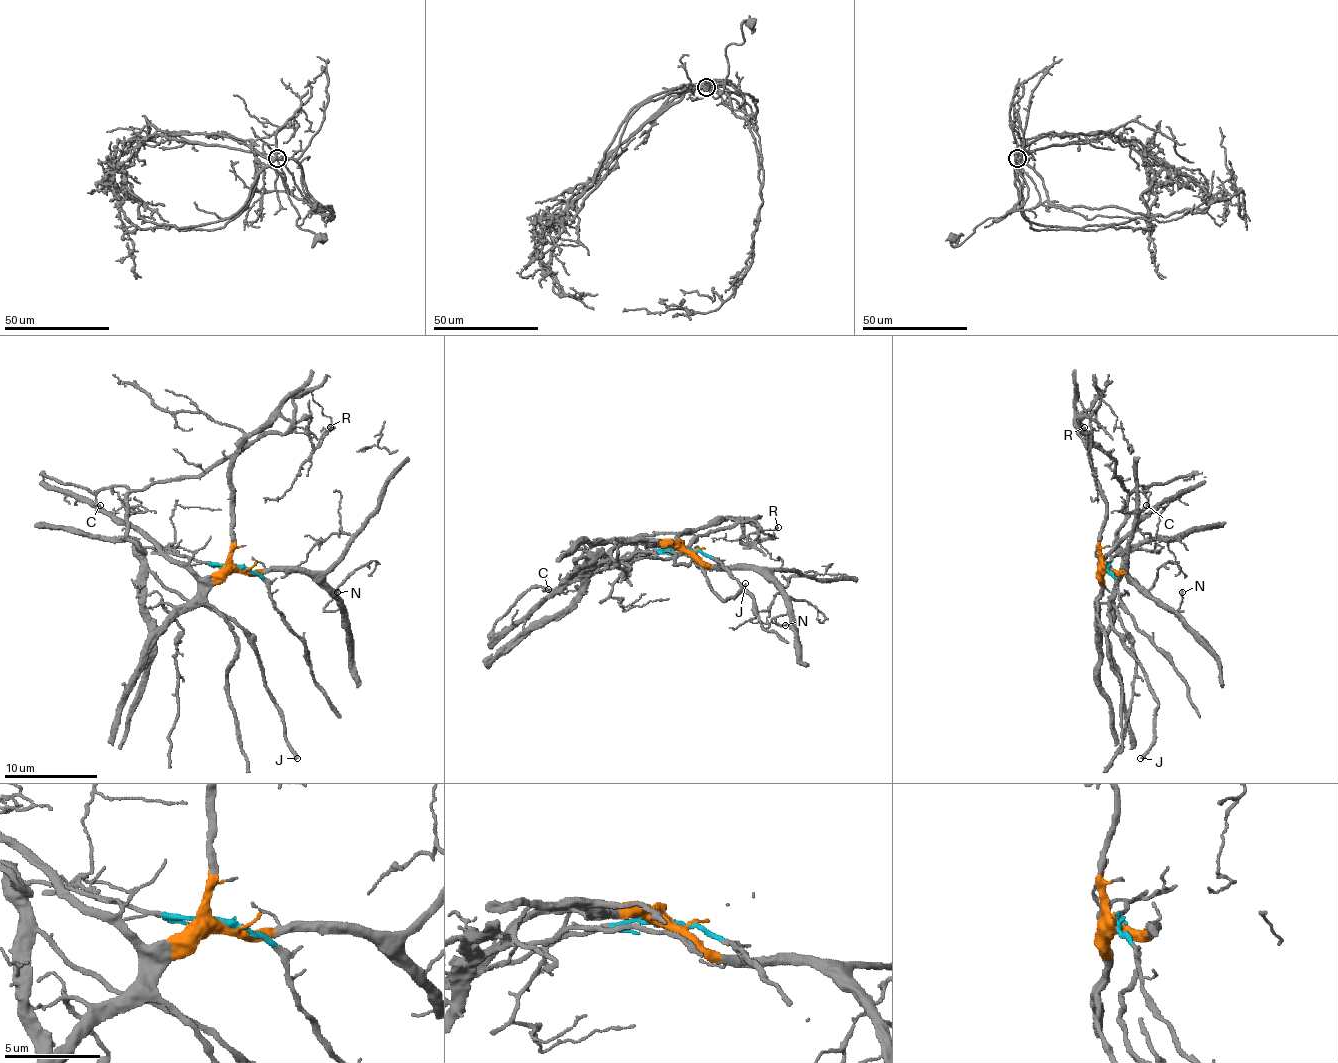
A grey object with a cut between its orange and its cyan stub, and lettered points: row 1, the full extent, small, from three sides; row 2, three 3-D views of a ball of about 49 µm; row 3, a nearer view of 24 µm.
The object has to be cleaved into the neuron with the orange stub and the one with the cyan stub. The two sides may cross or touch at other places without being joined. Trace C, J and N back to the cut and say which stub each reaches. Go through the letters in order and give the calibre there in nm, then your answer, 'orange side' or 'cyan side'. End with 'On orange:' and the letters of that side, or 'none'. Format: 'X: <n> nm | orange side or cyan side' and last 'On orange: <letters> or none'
C: 150 nm | cyan side
J: 260 nm | cyan side
N: 120 nm | orange side
On orange: N

